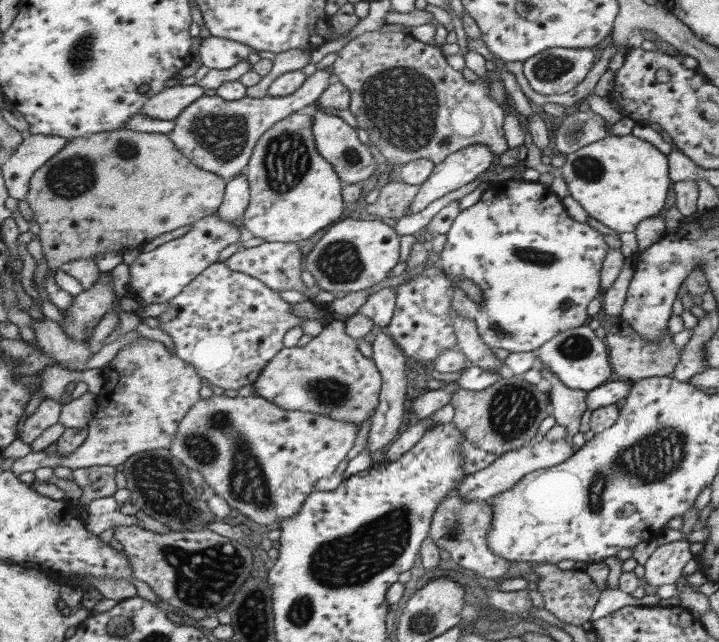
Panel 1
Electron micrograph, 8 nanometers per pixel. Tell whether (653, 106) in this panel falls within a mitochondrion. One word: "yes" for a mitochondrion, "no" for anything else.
no

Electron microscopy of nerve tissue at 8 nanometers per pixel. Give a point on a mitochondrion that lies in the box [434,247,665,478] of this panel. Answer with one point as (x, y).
(514, 408)

